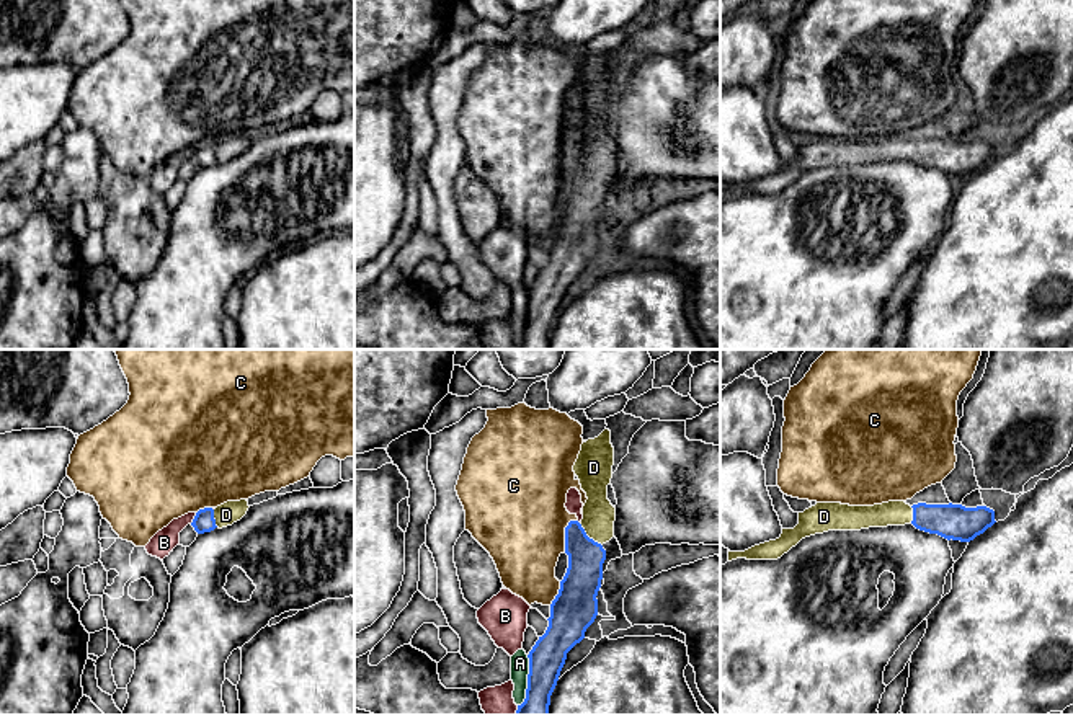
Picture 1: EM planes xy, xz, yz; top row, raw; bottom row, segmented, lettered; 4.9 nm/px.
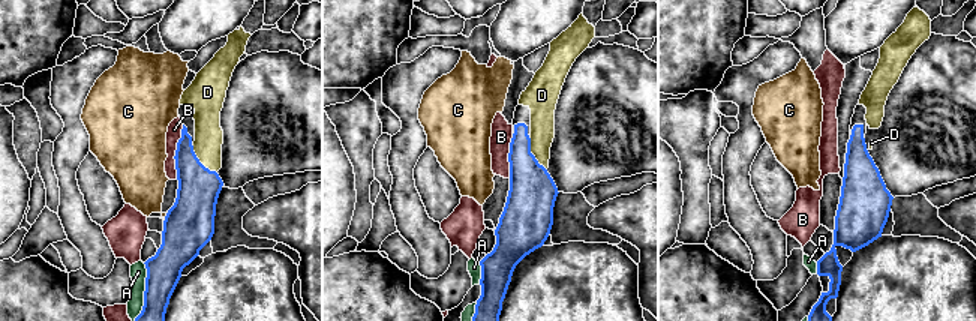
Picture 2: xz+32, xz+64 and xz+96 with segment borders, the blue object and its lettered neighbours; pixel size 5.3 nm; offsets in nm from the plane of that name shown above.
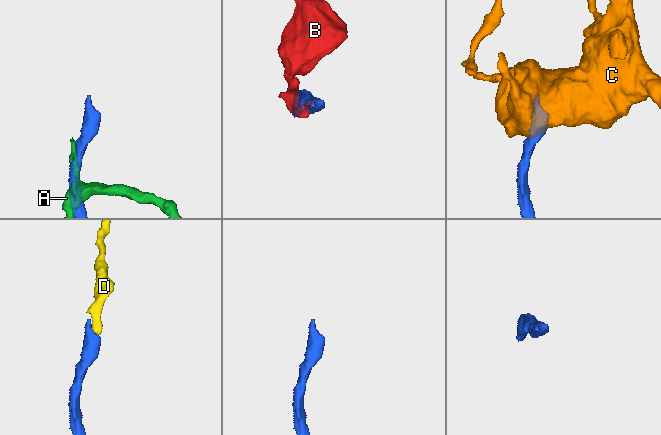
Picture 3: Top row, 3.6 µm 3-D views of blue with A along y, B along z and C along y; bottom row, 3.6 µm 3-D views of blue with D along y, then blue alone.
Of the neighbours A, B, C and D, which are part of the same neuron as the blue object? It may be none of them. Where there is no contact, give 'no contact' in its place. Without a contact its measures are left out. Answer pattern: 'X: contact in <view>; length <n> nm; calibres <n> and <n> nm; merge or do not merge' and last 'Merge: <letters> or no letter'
A: contact in xz; length 260 nm; calibres 180 and 100 nm; do not merge
B: contact in xy; length 70 nm; calibres 100 and 120 nm; do not merge
C: contact in xz; length 170 nm; calibres 180 and 480 nm; do not merge
D: contact in xz; length 170 nm; calibres 190 and 160 nm; merge
Merge: D

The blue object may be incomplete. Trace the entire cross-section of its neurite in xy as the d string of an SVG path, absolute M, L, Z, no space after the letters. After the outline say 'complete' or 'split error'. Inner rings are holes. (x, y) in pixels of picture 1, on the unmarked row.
M227 135L216 144L204 142L199 144L191 157L198 168L211 167L216 162L222 163L240 155L248 145L248 135Z | split error

